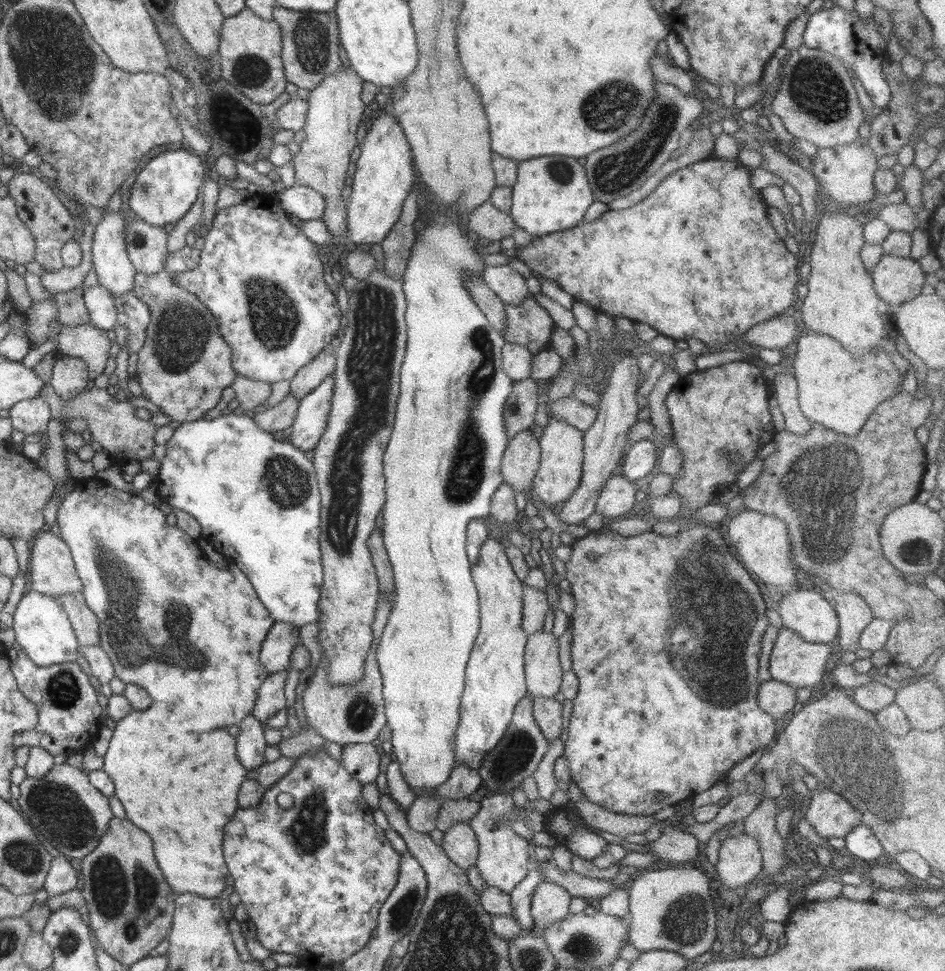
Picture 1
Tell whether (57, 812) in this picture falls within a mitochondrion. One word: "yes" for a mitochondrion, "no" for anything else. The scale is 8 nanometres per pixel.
yes

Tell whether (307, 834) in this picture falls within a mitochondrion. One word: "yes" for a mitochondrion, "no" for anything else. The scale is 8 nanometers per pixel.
yes

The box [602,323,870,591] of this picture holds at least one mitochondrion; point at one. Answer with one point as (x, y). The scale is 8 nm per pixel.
(810, 470)

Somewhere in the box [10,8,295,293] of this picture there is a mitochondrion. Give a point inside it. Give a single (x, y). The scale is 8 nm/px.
(251, 71)

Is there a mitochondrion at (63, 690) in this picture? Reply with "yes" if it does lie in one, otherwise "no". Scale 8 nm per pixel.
yes

